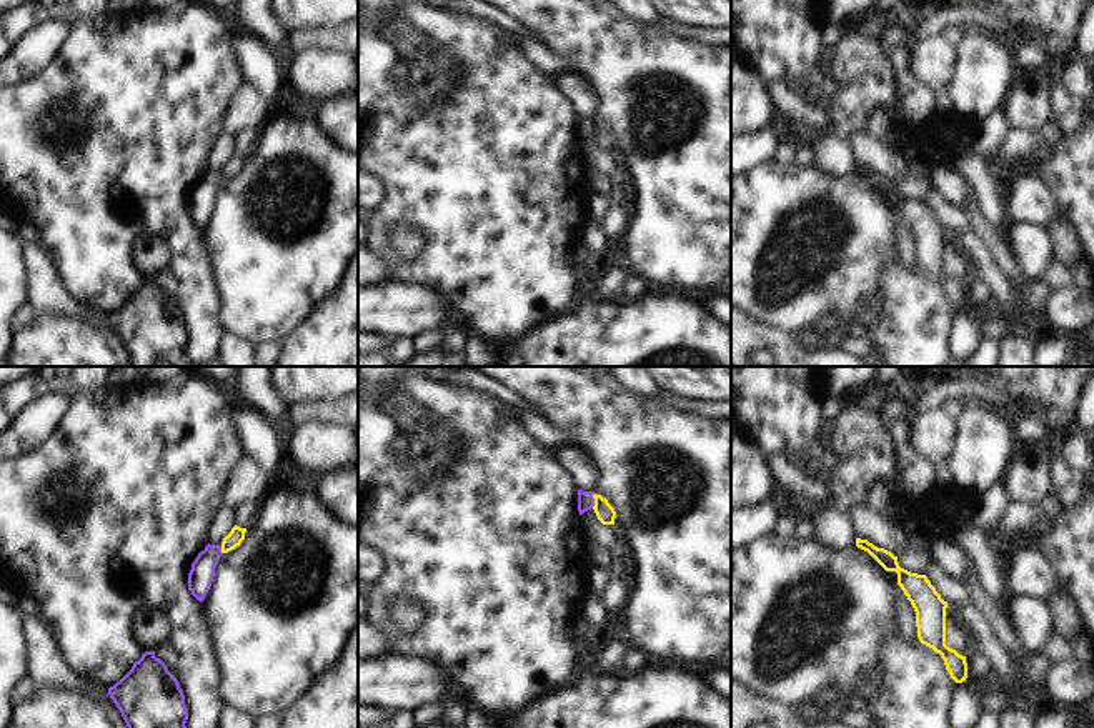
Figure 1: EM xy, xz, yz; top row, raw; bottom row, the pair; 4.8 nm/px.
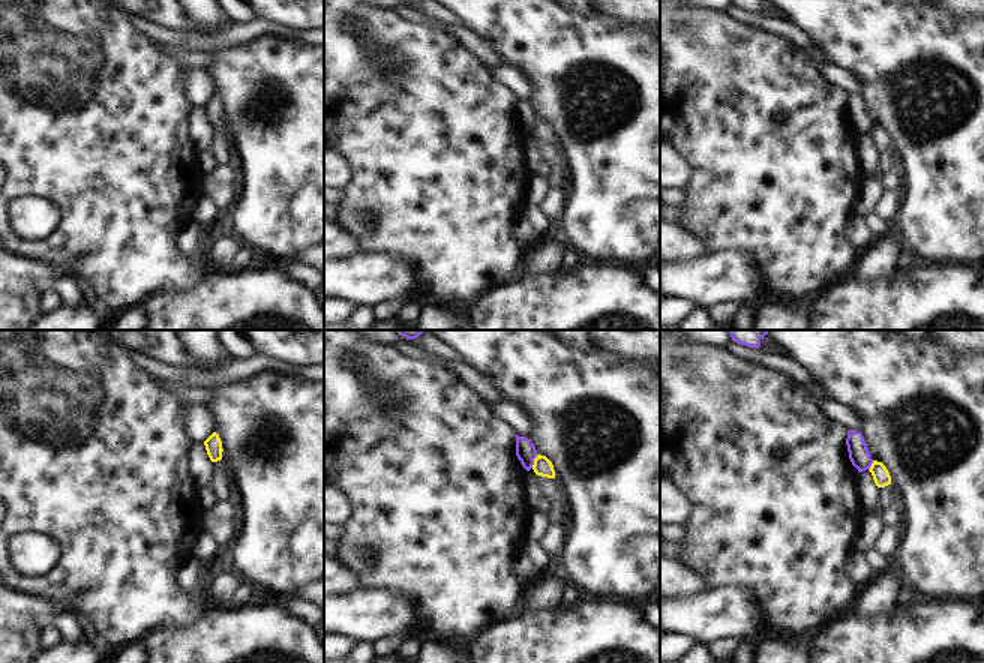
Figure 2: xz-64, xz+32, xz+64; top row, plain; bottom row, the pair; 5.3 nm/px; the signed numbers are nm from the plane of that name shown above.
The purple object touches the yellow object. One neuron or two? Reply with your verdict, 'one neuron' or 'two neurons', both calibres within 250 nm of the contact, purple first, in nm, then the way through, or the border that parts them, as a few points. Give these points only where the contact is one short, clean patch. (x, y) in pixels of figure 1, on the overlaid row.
two neurons; 80 nm thick on the purple side, 90 nm on the other; border along xz (595, 493), (591, 507)

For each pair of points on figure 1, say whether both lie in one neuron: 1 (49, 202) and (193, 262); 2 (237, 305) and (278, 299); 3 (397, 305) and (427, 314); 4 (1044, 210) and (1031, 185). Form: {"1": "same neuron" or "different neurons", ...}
{"1": "same neuron", "2": "same neuron", "3": "same neuron", "4": "same neuron"}

